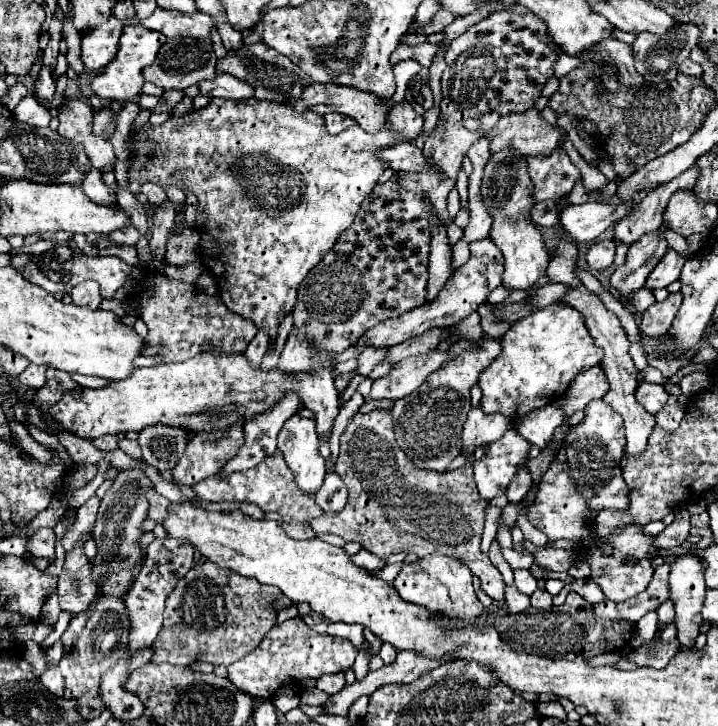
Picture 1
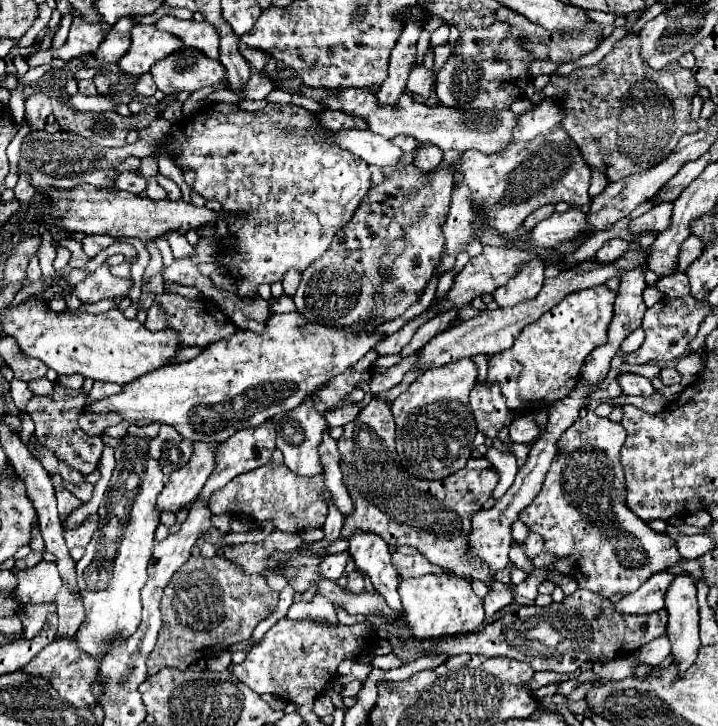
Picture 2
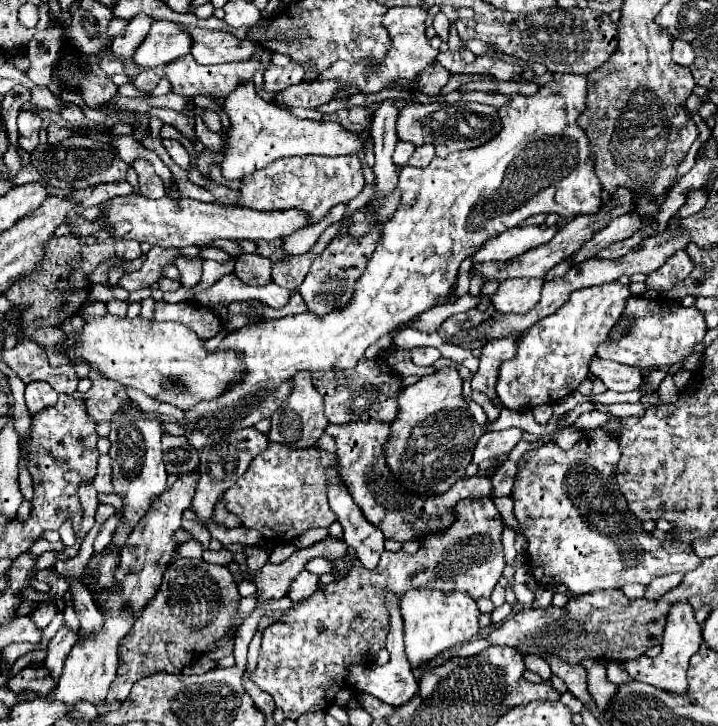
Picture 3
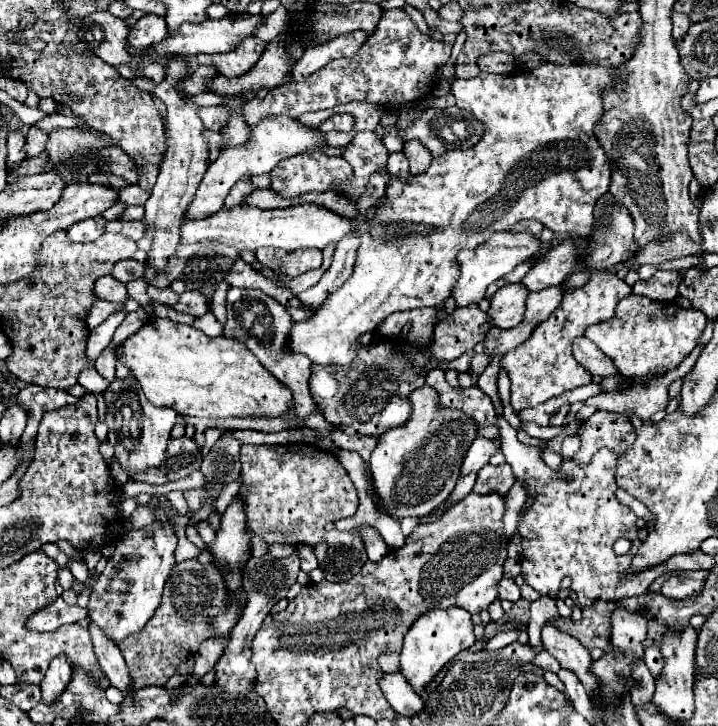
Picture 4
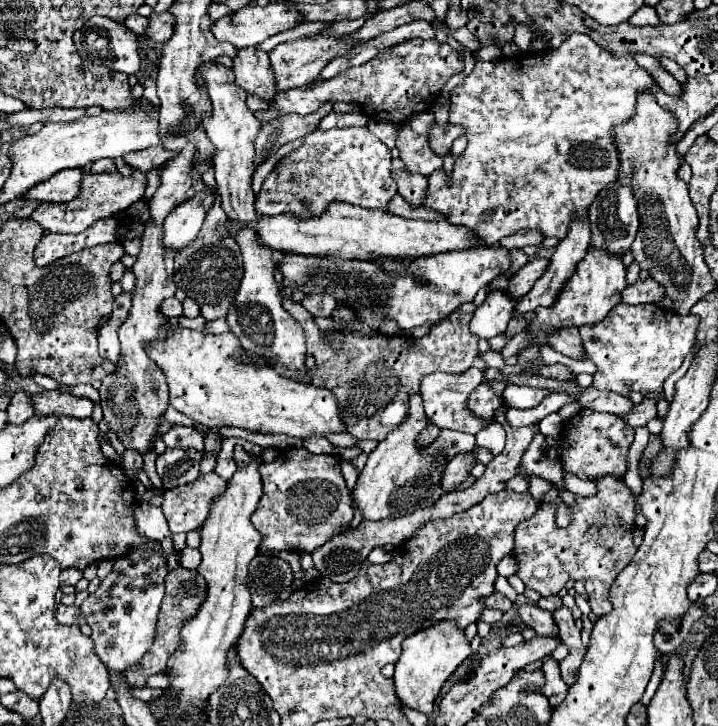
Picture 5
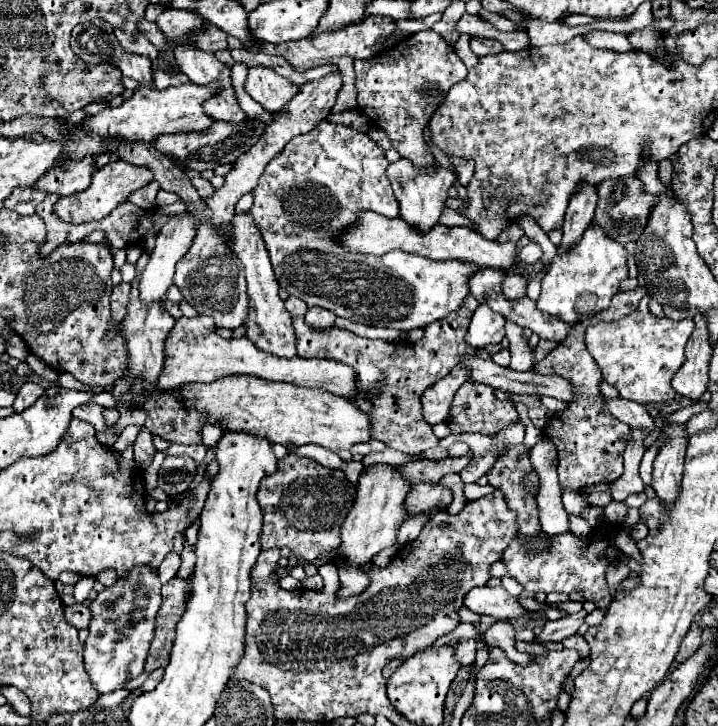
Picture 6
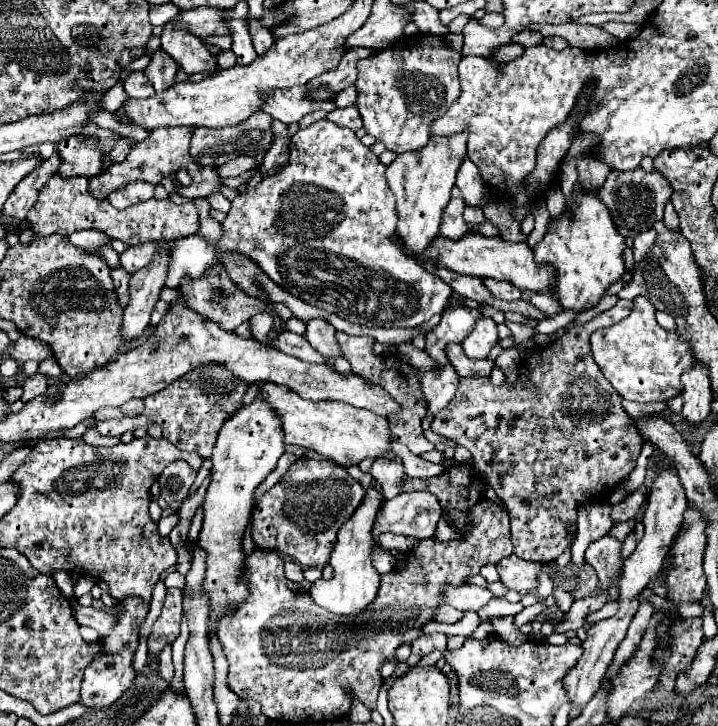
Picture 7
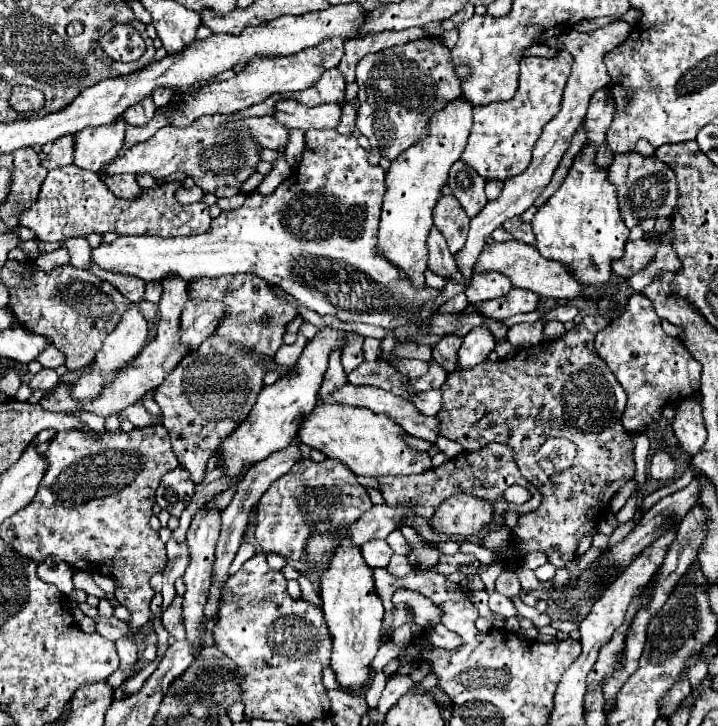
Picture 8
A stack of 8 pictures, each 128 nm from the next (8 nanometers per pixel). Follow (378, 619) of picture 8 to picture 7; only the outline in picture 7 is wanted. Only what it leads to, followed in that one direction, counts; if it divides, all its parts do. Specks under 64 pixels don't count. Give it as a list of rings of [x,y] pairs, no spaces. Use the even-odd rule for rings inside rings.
[[[368,490],[362,500],[362,506],[354,512],[354,518],[350,518],[350,522],[344,522],[342,528],[338,530],[338,542],[334,554],[330,556],[330,566],[334,568],[334,576],[330,580],[316,580],[310,586],[310,598],[332,614],[358,616],[374,602],[378,594],[380,574],[374,570],[370,562],[370,546],[374,546],[374,540],[370,536],[370,526],[374,524],[374,514],[378,512],[380,504],[382,504],[382,496],[376,490]]]

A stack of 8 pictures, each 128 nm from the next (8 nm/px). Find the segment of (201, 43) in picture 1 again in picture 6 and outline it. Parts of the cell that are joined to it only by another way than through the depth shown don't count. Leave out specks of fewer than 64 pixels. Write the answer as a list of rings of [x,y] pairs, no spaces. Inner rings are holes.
[[[366,16],[366,20],[362,20],[354,26],[348,26],[346,30],[338,30],[336,34],[318,34],[316,38],[302,38],[298,42],[286,42],[286,44],[258,42],[258,46],[266,54],[284,56],[296,70],[314,68],[316,64],[336,64],[336,66],[340,66],[343,85],[332,112],[344,112],[344,110],[357,108],[354,60],[356,58],[372,58],[372,56],[380,54],[382,50],[386,50],[386,46],[392,44],[394,40],[396,40],[396,20],[394,18],[390,18],[390,16]]]

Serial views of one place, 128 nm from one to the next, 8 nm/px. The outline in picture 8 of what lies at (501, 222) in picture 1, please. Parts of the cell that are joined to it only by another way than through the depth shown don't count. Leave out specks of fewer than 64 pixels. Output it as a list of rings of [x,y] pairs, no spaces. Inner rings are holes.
[[[474,328],[462,338],[462,346],[458,350],[458,370],[470,370],[482,364],[488,354],[494,350],[494,336],[486,328]]]

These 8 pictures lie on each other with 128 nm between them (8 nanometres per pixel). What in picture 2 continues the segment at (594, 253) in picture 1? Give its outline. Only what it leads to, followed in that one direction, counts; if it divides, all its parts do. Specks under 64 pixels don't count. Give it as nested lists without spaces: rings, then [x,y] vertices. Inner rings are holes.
[[[614,238],[614,240],[608,240],[604,242],[604,246],[596,252],[596,260],[598,262],[614,262],[618,260],[626,250],[628,250],[630,242],[622,240],[622,238]]]

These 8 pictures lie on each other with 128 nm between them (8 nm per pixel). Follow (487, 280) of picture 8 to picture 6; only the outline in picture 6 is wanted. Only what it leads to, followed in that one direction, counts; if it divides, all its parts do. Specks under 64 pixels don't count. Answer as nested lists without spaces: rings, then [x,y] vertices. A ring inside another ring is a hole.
[[[506,274],[502,280],[502,294],[510,300],[522,298],[526,294],[526,278],[520,274]]]

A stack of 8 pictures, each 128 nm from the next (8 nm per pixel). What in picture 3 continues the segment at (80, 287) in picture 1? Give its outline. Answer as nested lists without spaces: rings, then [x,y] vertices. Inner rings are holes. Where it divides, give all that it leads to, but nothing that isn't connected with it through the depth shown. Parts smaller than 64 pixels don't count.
[[[195,245],[187,246],[184,249],[152,246],[146,260],[144,260],[144,266],[138,272],[122,276],[120,286],[126,288],[128,292],[134,292],[134,290],[146,288],[146,286],[154,286],[156,282],[160,282],[164,278],[164,268],[168,264],[174,264],[174,260],[178,256],[186,256],[188,260],[196,260],[196,258],[202,258],[202,248]]]

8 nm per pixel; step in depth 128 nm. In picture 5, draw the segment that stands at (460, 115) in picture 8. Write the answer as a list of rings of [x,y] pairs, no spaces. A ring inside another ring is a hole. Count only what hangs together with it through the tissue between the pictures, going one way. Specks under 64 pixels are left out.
[[[400,158],[392,160],[392,178],[398,186],[398,194],[414,208],[420,208],[422,202],[426,200],[426,190],[428,190],[428,178],[410,174]]]

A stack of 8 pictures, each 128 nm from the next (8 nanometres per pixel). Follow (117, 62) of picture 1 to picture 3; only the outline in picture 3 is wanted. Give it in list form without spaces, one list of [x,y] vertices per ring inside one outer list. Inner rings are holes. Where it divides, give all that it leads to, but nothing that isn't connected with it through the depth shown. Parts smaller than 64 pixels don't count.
[[[158,20],[150,28],[150,34],[134,52],[134,62],[144,68],[166,66],[192,50],[192,36],[182,24]]]

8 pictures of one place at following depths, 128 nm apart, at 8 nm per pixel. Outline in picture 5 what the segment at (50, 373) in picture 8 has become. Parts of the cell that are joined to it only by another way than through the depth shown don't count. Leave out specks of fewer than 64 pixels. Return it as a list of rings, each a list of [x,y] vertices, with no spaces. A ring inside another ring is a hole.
[[[18,390],[14,396],[12,396],[12,402],[8,406],[8,422],[10,424],[22,424],[26,418],[30,418],[30,414],[34,414],[34,402],[32,402],[32,396],[24,390]]]

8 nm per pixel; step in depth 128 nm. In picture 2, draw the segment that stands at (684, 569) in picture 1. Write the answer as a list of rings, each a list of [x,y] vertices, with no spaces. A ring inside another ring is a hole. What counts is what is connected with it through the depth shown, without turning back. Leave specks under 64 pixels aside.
[[[676,576],[666,594],[668,612],[668,640],[672,644],[672,664],[678,666],[682,676],[694,662],[700,640],[698,640],[698,602],[696,586],[686,576]]]

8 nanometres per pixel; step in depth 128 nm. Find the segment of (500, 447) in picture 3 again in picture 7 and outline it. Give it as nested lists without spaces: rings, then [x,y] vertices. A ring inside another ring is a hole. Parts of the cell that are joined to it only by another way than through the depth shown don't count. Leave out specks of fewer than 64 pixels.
[[[404,492],[382,502],[372,536],[378,538],[382,532],[394,532],[416,540],[432,538],[440,516],[442,508],[434,496],[428,492]]]

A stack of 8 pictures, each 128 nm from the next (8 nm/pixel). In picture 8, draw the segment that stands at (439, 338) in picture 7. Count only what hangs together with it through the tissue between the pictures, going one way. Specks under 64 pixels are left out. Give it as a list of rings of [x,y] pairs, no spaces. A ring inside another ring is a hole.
[[[512,288],[506,296],[502,298],[494,298],[494,300],[486,300],[474,306],[468,306],[466,312],[470,310],[480,310],[482,314],[490,316],[490,318],[500,318],[506,320],[518,312],[532,312],[536,310],[540,304],[538,294],[530,292],[530,290],[522,290],[522,288]]]

